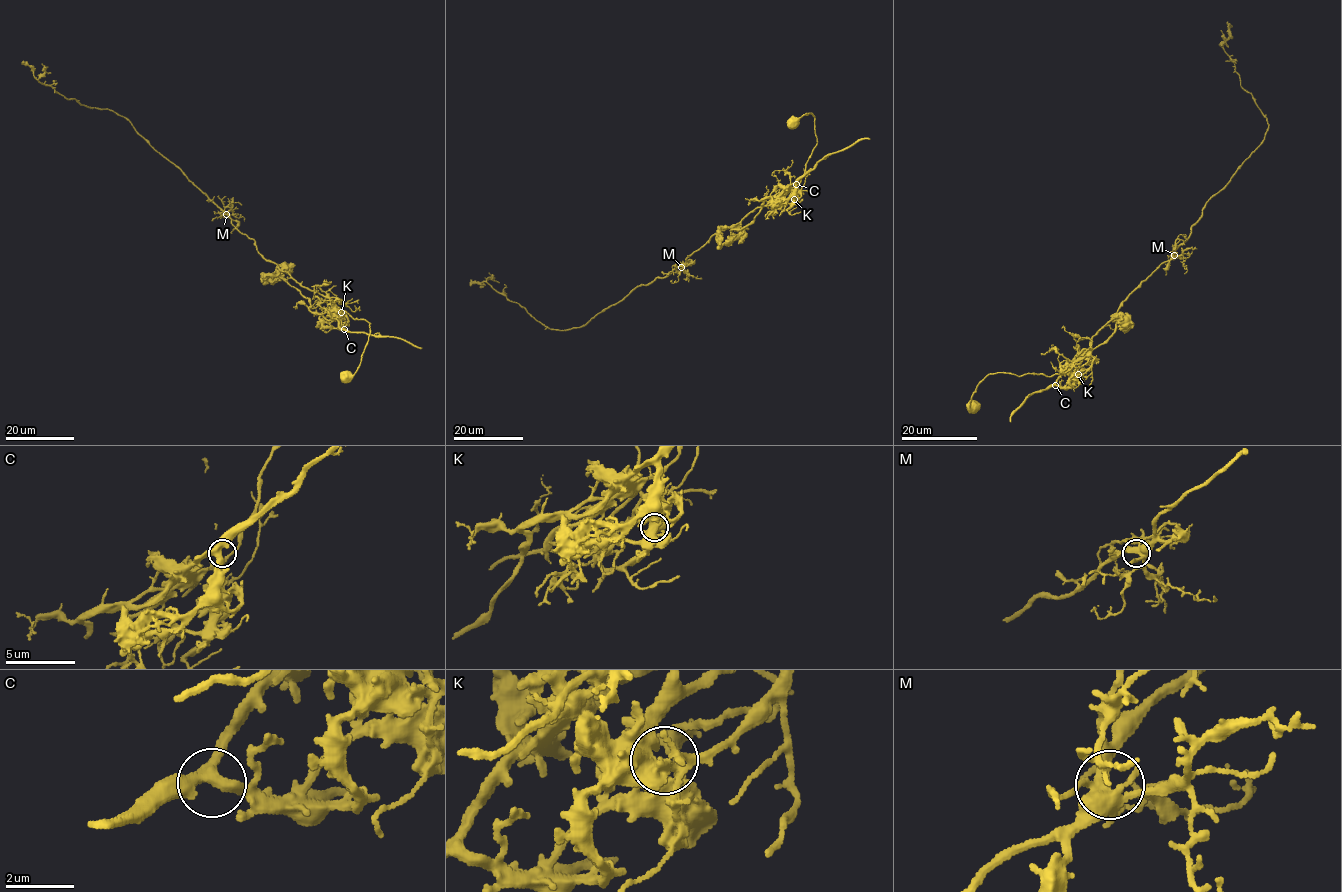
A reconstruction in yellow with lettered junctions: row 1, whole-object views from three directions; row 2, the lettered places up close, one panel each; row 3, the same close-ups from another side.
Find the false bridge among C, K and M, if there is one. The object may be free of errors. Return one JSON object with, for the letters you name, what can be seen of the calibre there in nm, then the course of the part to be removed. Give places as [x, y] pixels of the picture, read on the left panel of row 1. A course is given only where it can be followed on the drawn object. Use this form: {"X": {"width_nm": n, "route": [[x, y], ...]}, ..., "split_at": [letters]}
{"K": {"width_nm": 440, "route": [[342, 312], [329, 298], [267, 261], [253, 240], [123, 116], [65, 98], [21, 64]]}, "split_at": ["K"]}

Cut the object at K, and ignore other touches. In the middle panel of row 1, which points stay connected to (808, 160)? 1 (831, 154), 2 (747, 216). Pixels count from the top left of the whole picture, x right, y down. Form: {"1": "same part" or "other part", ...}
{"1": "other part", "2": "same part"}

